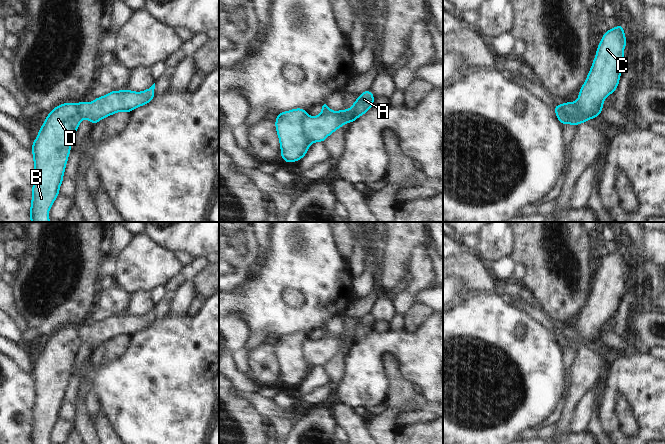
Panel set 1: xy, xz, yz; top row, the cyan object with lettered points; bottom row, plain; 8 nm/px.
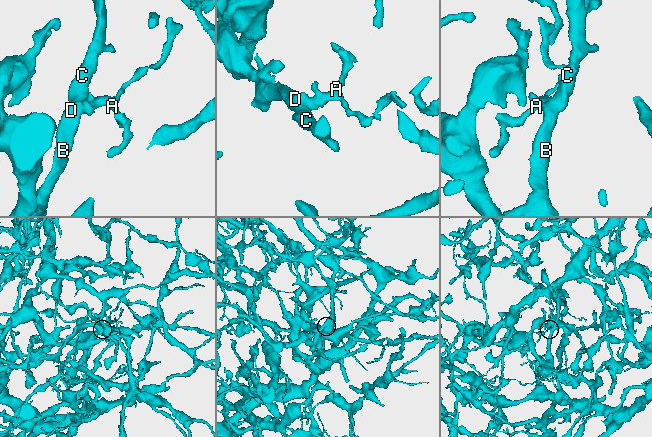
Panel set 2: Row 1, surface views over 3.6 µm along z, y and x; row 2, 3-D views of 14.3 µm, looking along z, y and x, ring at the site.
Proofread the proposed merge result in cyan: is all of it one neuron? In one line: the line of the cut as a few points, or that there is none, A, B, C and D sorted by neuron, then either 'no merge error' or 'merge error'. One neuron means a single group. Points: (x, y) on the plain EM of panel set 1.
cut yz (561, 329), (562, 335), (570, 341), (576, 341), (580, 337); groups A / B C D; merge error

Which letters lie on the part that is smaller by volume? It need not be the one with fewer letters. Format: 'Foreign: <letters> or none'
Foreign: A

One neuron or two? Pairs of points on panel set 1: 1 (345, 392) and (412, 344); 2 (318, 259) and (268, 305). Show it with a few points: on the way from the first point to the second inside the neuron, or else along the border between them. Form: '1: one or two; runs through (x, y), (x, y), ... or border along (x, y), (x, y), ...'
1: one; runs through (363, 374), (363, 367), (386, 344), (394, 344)
2: one; runs through (303, 261), (274, 290)

